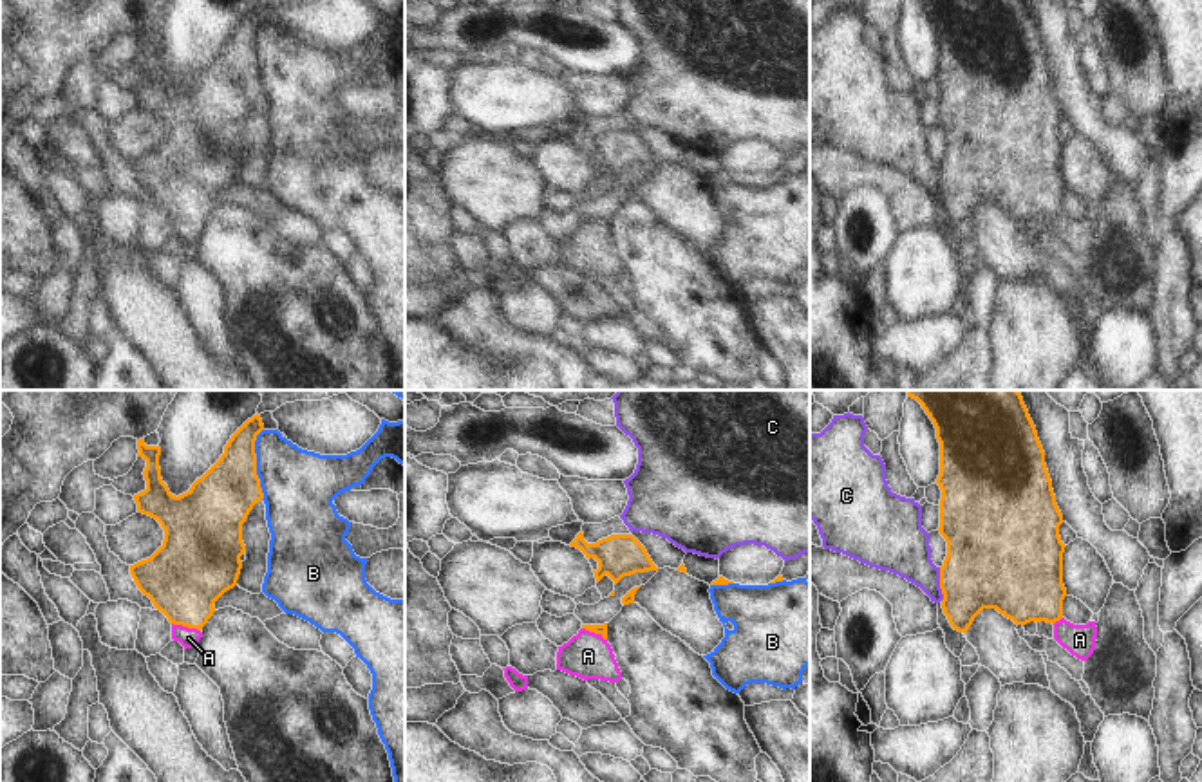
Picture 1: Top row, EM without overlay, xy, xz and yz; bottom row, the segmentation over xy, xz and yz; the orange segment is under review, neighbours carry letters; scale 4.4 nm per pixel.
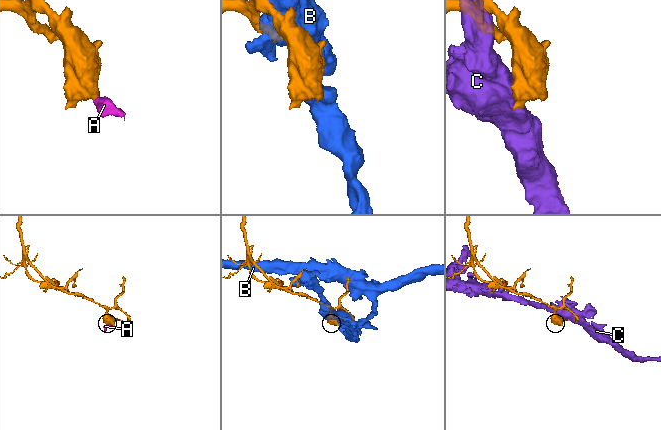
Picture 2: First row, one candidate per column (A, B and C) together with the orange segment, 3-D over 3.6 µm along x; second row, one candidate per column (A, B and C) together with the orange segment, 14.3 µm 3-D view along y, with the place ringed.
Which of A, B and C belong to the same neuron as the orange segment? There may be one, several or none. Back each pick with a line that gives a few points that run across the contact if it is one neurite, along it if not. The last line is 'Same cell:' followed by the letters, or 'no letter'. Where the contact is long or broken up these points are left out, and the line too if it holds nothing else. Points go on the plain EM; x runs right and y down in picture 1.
A: line xy (192, 165), (187, 181), (187, 221), (188, 233)
Same cell: A

